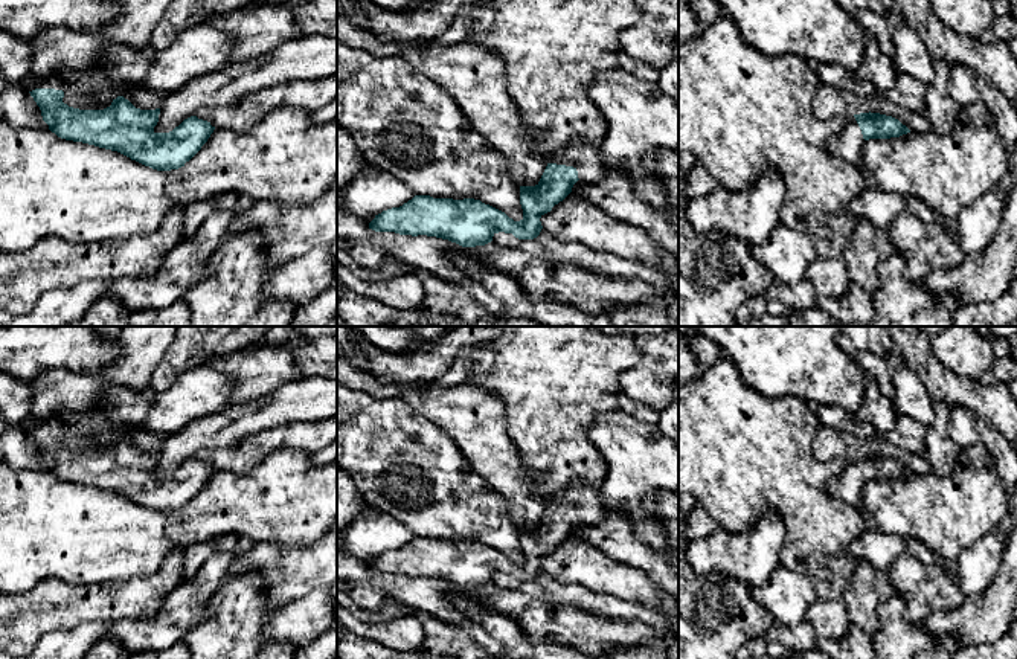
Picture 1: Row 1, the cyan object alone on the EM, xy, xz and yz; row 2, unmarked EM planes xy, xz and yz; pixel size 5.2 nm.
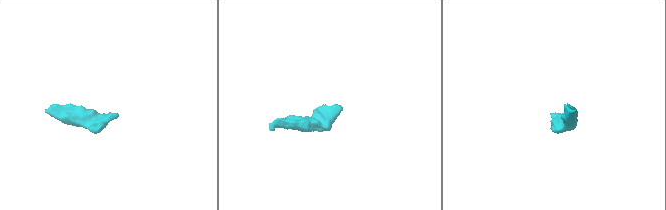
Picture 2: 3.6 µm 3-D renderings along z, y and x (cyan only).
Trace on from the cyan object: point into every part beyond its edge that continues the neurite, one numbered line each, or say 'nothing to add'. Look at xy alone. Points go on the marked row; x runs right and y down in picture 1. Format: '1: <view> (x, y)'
1: xy (57, 80)

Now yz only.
1: yz (848, 144)

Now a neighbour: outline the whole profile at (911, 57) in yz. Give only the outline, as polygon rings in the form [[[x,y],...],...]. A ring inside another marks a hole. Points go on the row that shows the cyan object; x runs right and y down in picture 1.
[[[907,24],[892,34],[895,53],[892,56],[897,72],[907,73],[919,82],[930,85],[935,79],[933,56],[922,44],[916,31]]]

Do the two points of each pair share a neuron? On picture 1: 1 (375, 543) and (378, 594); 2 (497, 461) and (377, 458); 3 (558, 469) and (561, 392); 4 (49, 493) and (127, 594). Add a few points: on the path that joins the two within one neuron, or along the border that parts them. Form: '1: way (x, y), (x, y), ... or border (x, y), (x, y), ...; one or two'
1: border (352, 552), (374, 557); two
2: border (447, 432), (468, 464), (491, 488); two
3: way (558, 450), (557, 411); one
4: border (151, 572), (81, 585); two

